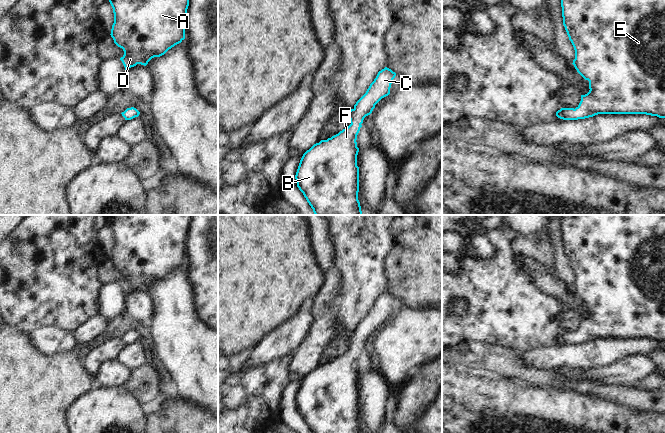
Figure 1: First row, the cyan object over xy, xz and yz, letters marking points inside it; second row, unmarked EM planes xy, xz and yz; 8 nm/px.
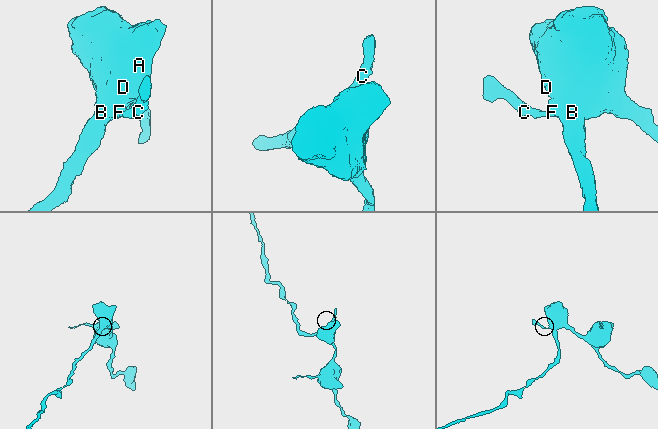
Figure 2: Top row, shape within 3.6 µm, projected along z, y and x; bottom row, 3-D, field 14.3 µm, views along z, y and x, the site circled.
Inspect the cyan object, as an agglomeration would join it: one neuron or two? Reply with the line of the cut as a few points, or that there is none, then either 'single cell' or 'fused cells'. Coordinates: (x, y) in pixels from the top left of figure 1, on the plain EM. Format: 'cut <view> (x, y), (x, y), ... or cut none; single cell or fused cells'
cut none; single cell

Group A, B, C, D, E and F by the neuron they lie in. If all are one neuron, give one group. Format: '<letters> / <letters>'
A B C D E F

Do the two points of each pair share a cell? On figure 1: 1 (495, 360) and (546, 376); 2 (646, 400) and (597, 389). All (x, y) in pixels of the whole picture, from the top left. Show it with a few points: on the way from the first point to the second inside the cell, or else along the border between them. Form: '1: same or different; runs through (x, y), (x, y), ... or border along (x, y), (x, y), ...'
1: same; runs through (508, 364), (522, 372), (533, 375)
2: same; runs through (634, 398), (609, 392)

